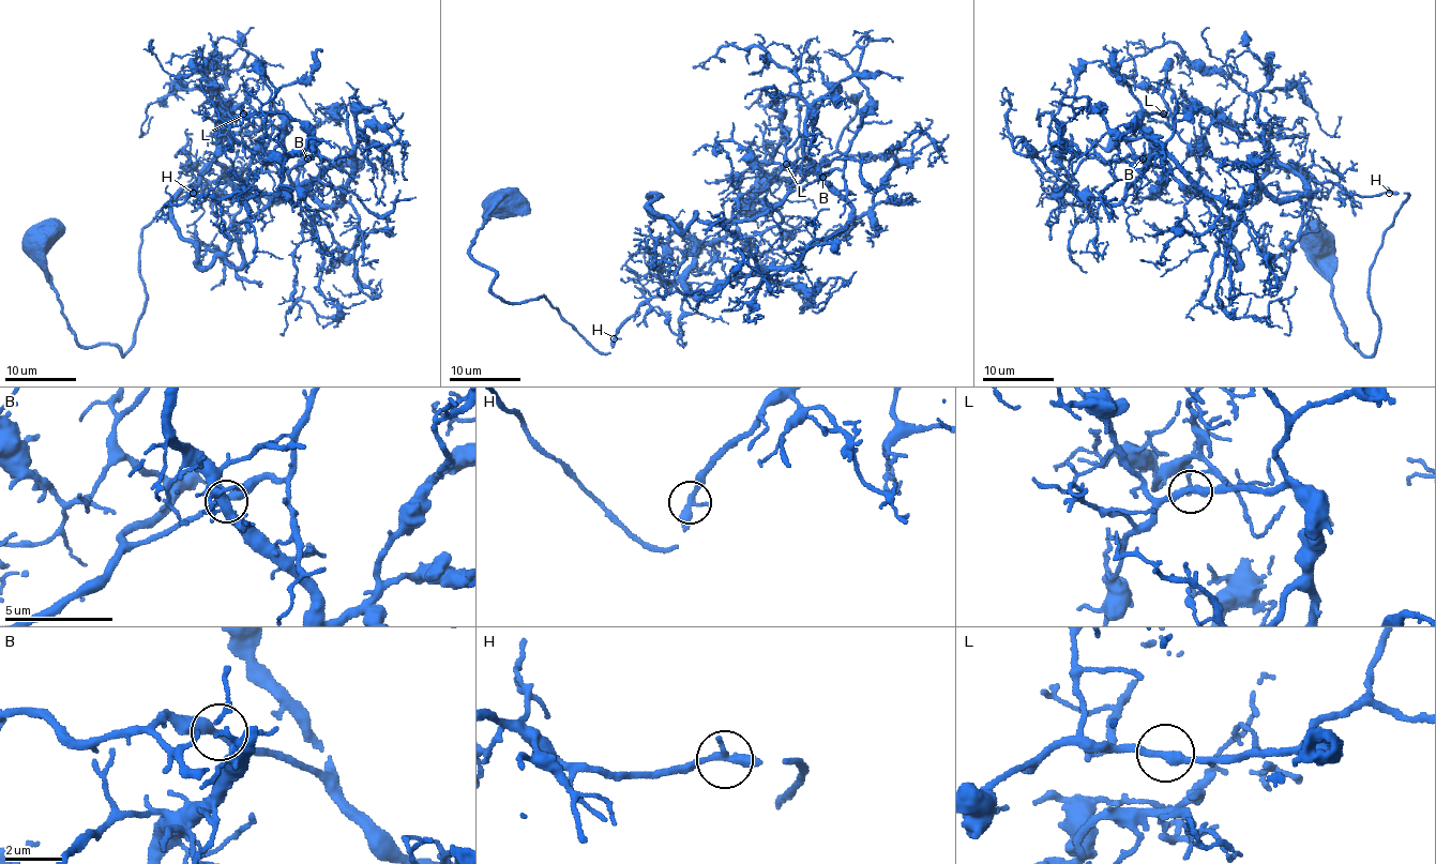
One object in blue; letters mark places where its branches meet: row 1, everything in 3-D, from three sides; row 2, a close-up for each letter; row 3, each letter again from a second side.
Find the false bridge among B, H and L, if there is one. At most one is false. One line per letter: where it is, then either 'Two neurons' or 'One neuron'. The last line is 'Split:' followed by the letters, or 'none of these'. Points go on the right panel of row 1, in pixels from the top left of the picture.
B: Place: (1143, 158). One neuron
H: Place: (1389, 193). One neuron
L: Place: (1163, 114). One neuron
Split: none of these

